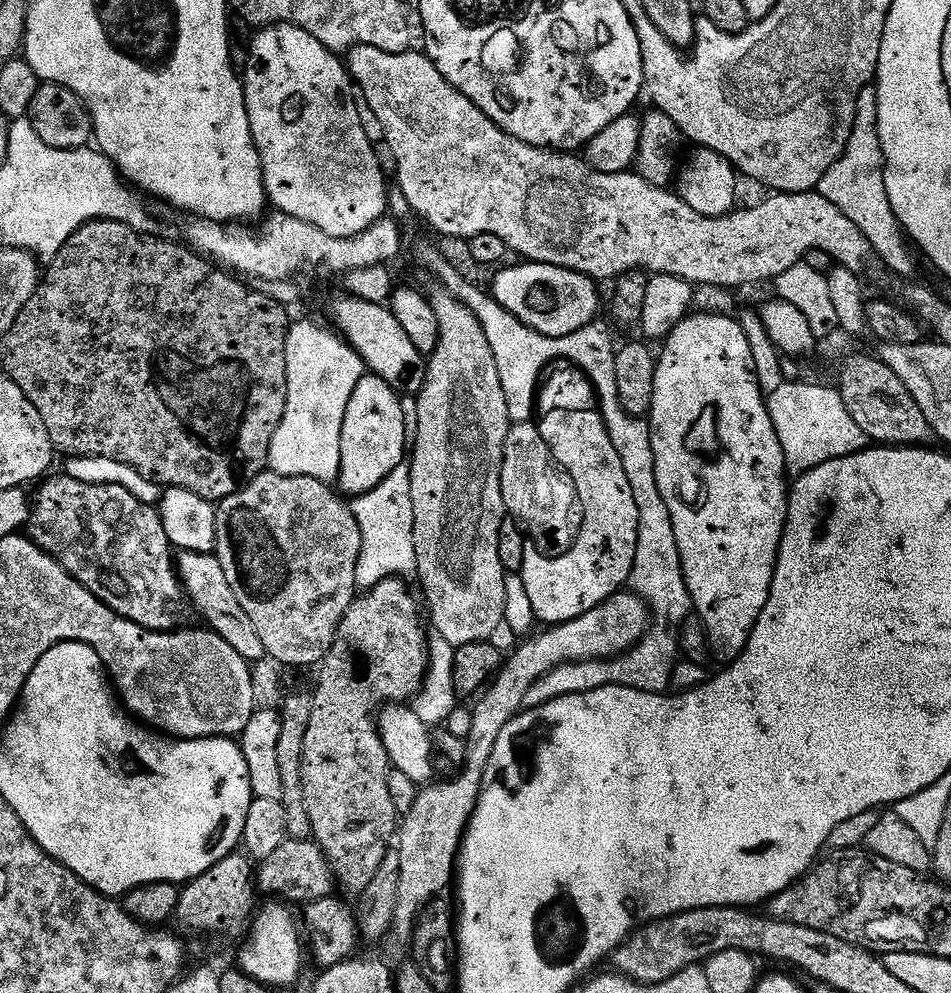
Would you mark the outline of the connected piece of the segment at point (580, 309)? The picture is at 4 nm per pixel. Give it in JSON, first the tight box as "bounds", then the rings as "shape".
{"bounds":[490,263,600,338],"shape":[[[516,263],[520,264],[514,265],[513,268],[508,268],[509,266],[501,267],[495,273],[497,276],[492,280],[490,295],[507,312],[514,314],[514,318],[522,321],[531,331],[537,332],[540,336],[562,338],[563,336],[569,336],[578,330],[582,330],[586,325],[593,323],[599,317],[596,315],[600,312],[600,292],[596,289],[599,288],[597,281],[593,280],[592,277],[583,276],[574,270],[566,270],[565,268],[550,266],[549,264]]]}

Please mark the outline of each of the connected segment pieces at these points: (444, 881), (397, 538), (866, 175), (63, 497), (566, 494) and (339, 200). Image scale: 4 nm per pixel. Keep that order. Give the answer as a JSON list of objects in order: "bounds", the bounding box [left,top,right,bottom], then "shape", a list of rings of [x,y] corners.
[{"bounds":[392,590,650,942],"shape":[[[631,590],[615,592],[610,599],[594,606],[586,614],[574,618],[565,624],[558,624],[544,630],[541,636],[533,635],[525,639],[524,645],[503,661],[502,667],[495,673],[494,679],[483,689],[482,695],[475,701],[472,708],[474,723],[470,734],[464,745],[465,762],[463,767],[456,772],[453,780],[444,780],[441,784],[429,783],[421,787],[414,800],[414,806],[410,812],[402,816],[398,824],[398,862],[400,863],[400,877],[398,878],[398,898],[396,909],[392,919],[393,937],[404,942],[411,941],[412,931],[416,928],[416,919],[425,904],[437,899],[440,892],[448,883],[453,883],[454,873],[458,868],[458,857],[460,855],[460,842],[464,838],[464,829],[468,827],[468,819],[472,817],[472,811],[480,800],[480,787],[486,774],[486,766],[490,766],[490,754],[494,754],[494,742],[503,736],[506,730],[506,722],[510,722],[524,708],[523,699],[530,686],[534,686],[548,672],[561,668],[563,664],[583,664],[585,660],[611,660],[619,658],[629,652],[650,627],[650,613],[644,600]]]},{"bounds":[350,463,416,590],"shape":[[[402,463],[377,488],[350,504],[362,534],[362,554],[356,567],[357,589],[367,590],[383,580],[408,578],[416,571],[414,554],[414,498],[410,490],[410,467]]]},{"bounds":[818,126,912,278],"shape":[[[858,126],[852,132],[852,141],[847,150],[836,159],[834,166],[830,166],[830,170],[826,170],[818,190],[830,198],[830,202],[834,202],[834,206],[838,206],[838,210],[842,210],[842,214],[846,214],[846,218],[858,226],[858,230],[862,230],[873,253],[879,259],[880,256],[884,259],[884,264],[890,271],[897,272],[900,275],[897,277],[908,278],[912,272],[912,260],[908,254],[910,244],[899,218],[890,206],[883,166],[884,151],[880,148],[880,136],[875,127]]]},{"bounds":[26,474,190,632],"shape":[[[67,474],[47,480],[39,485],[40,493],[34,496],[30,508],[26,532],[32,541],[47,556],[58,561],[83,588],[93,592],[111,612],[117,612],[122,618],[152,632],[183,629],[189,623],[190,601],[180,583],[174,563],[174,547],[163,529],[159,511],[151,504],[141,504],[130,490],[117,484],[87,484]]]},{"bounds":[502,423,572,548],"shape":[[[535,423],[513,424],[508,432],[504,457],[502,458],[502,498],[507,515],[520,525],[525,533],[536,532],[536,536],[550,538],[551,548],[556,548],[558,538],[563,538],[568,528],[568,508],[572,508],[572,488],[564,488],[564,480],[556,476],[557,468],[548,464],[550,448],[540,444],[540,430]]]},{"bounds":[242,24,388,238],"shape":[[[293,24],[268,26],[257,32],[260,33],[257,36],[255,33],[250,40],[252,49],[248,66],[242,72],[242,83],[267,199],[275,211],[318,226],[318,230],[330,238],[354,238],[385,219],[388,184],[384,181],[380,160],[372,149],[372,140],[364,129],[361,105],[345,61],[322,46],[318,38]]]}]

